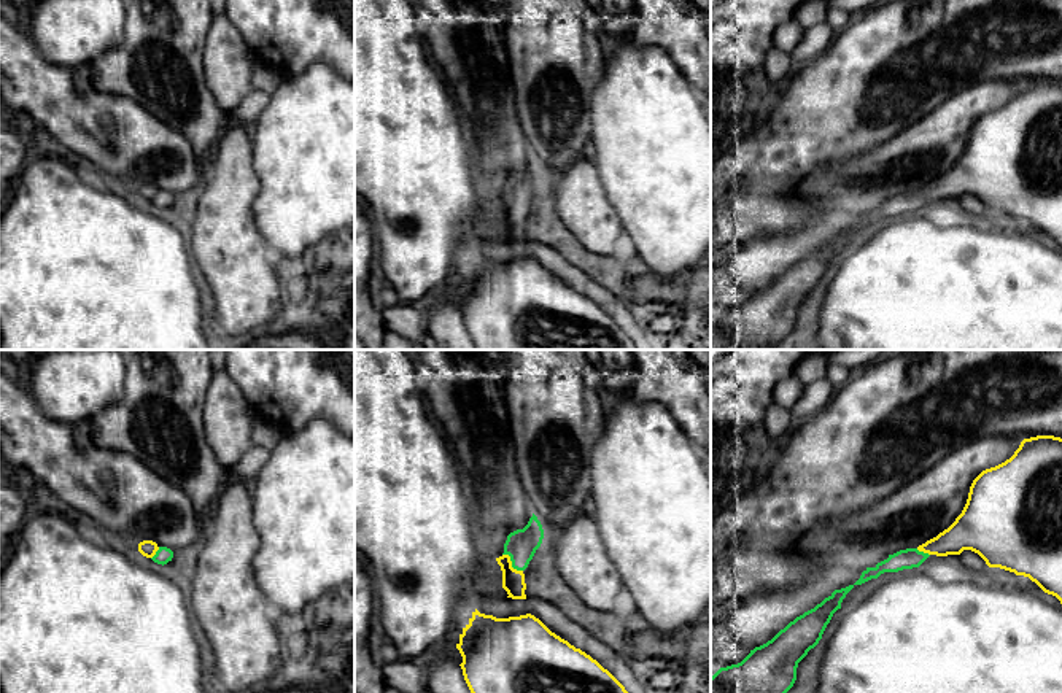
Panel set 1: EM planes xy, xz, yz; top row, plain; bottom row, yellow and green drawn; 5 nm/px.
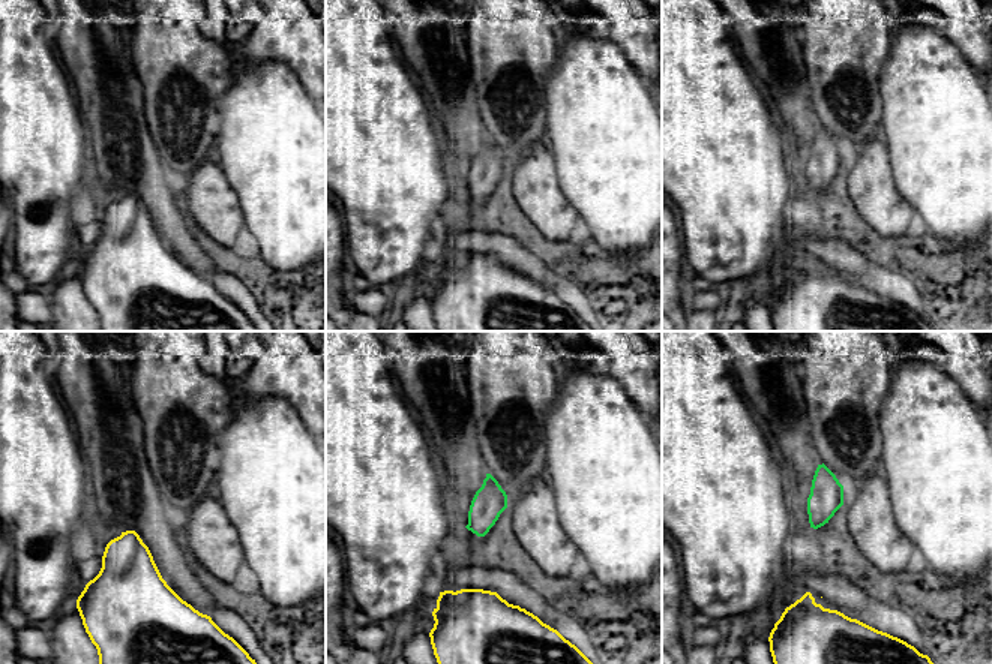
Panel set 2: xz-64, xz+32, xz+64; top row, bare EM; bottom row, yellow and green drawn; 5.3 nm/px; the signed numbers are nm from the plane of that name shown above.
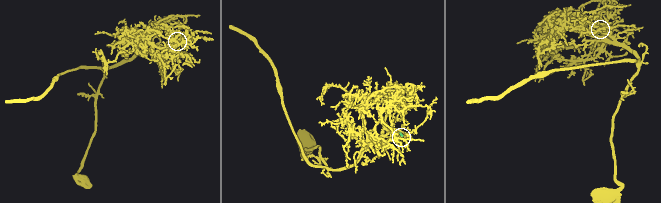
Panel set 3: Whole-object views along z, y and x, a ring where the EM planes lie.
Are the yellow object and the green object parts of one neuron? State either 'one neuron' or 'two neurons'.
one neuron

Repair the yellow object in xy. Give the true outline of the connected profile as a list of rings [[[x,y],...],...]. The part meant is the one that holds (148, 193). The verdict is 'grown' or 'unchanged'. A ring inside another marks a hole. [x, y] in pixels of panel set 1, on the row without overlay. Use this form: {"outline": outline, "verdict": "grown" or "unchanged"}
{"outline": [[[143,184],[138,188],[138,196],[146,200],[151,202],[154,207],[157,208],[167,208],[169,205],[172,205],[173,202],[173,196],[167,191],[159,191],[156,186],[153,184]]], "verdict": "grown"}

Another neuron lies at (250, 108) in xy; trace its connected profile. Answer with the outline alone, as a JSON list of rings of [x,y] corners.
[[[253,89],[240,105],[232,111],[231,119],[232,122],[238,122],[248,129],[258,121],[261,113],[266,110],[270,100],[270,94]]]

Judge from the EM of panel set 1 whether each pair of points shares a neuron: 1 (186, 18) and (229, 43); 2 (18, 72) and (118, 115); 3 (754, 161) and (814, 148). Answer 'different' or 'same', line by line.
1: different
2: same
3: same

